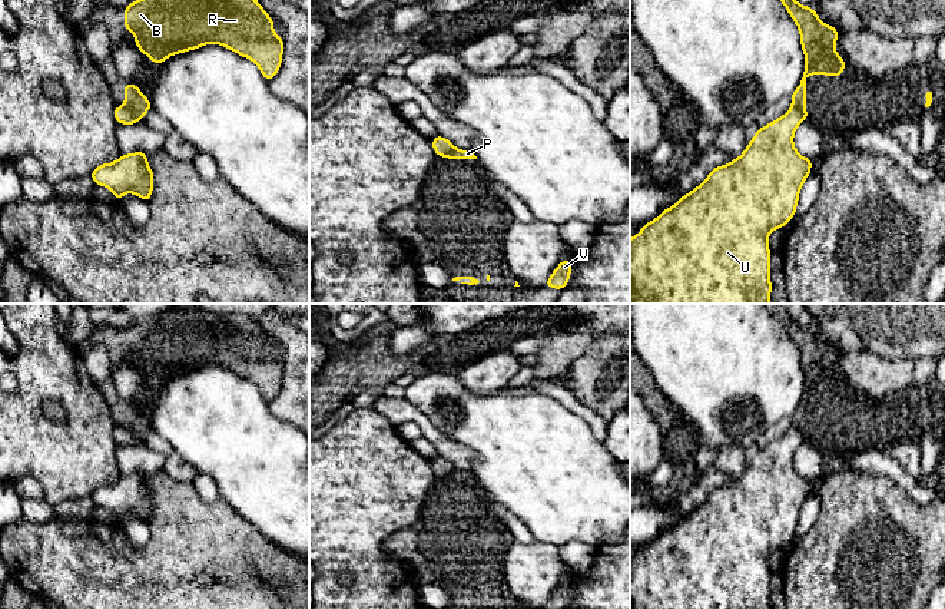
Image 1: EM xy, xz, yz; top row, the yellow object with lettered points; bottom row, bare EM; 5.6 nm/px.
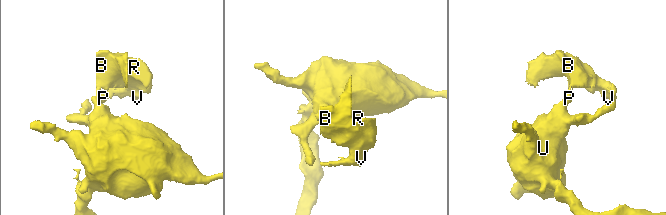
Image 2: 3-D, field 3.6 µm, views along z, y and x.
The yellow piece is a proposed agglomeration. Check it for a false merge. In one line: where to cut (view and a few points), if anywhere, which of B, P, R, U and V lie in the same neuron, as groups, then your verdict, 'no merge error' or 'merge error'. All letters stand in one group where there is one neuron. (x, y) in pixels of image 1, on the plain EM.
xy (123, 427), (139, 440) | B P R V / U | merge error

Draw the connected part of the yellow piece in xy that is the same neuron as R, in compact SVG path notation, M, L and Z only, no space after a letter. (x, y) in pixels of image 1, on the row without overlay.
M175 304L153 317L137 320L132 325L125 327L125 351L135 354L136 367L155 385L160 385L172 375L199 370L210 364L225 367L239 377L252 381L268 403L275 398L282 384L284 361L273 354L273 341L256 320L246 317L241 321L239 314L210 312L195 304Z

